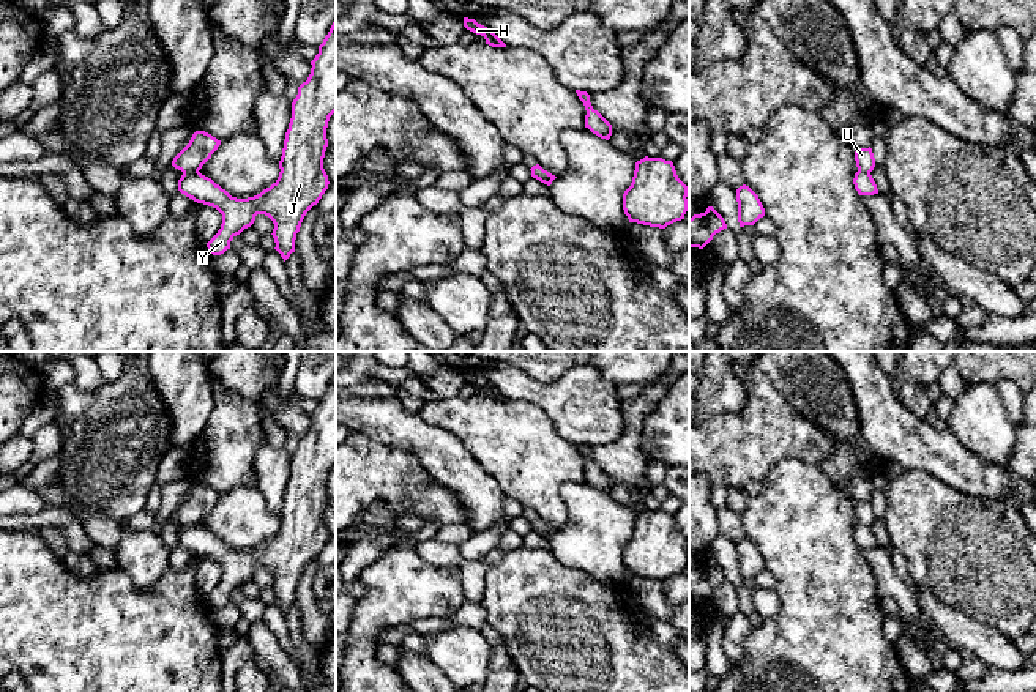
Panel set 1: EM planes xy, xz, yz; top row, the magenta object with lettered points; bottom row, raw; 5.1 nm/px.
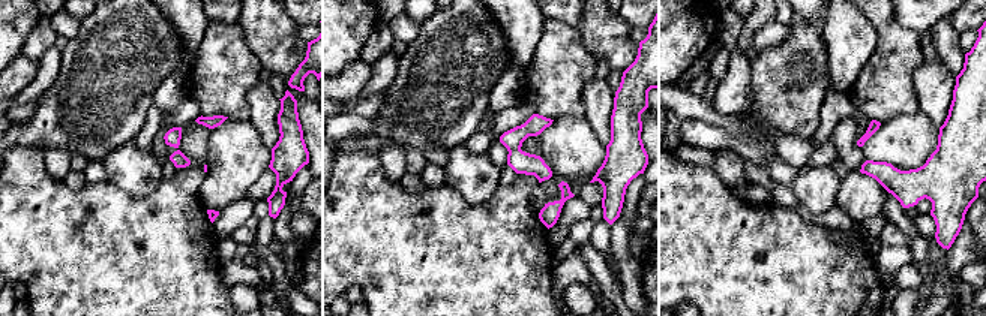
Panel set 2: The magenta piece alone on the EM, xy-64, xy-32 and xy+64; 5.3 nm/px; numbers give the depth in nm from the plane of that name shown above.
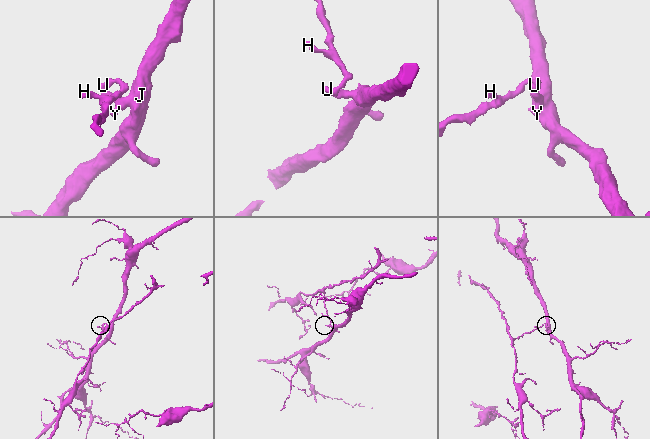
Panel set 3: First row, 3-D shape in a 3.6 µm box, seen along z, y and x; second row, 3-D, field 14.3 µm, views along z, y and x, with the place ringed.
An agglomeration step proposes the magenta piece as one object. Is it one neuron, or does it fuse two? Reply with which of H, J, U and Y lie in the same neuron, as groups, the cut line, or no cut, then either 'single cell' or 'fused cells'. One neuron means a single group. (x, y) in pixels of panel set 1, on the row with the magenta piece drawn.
groups H U / J Y; cut xy (197, 171), (183, 174); fused cells

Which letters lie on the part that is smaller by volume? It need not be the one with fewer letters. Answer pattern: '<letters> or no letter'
H, U

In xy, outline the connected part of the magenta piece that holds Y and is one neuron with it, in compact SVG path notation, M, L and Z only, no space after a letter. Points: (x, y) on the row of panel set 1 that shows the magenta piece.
M336 20L311 65L311 74L292 102L281 172L270 188L254 197L237 199L200 172L183 173L178 180L181 194L222 214L221 229L207 243L213 255L230 249L230 241L251 227L257 214L265 214L274 224L274 249L285 262L295 252L296 233L306 213L328 189L323 158L328 121L336 112Z

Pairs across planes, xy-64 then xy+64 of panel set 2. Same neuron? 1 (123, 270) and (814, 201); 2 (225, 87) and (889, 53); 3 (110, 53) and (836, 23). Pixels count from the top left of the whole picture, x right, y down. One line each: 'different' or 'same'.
1: different
2: same
3: different

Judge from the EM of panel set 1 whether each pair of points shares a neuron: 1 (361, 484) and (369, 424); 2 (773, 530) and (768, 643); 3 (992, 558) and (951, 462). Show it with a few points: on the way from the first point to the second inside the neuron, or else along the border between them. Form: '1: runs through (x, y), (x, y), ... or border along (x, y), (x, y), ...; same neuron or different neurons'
1: border along (352, 431), (402, 450); different neurons
2: runs through (792, 560), (792, 620); same neuron
3: border along (931, 473), (976, 497), (1000, 500); different neurons

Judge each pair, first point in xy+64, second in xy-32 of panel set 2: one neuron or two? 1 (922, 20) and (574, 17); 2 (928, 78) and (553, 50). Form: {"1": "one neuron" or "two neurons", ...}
{"1": "one neuron", "2": "two neurons"}

